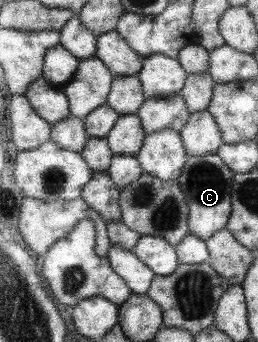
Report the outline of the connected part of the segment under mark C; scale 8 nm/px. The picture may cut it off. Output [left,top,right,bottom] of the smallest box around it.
[177,154,233,241]

